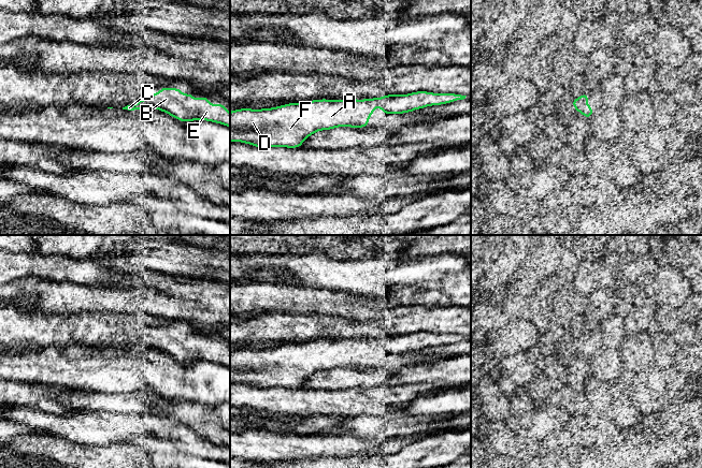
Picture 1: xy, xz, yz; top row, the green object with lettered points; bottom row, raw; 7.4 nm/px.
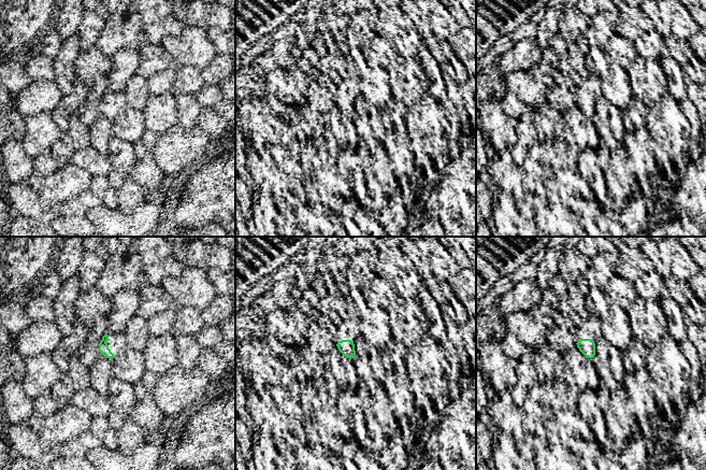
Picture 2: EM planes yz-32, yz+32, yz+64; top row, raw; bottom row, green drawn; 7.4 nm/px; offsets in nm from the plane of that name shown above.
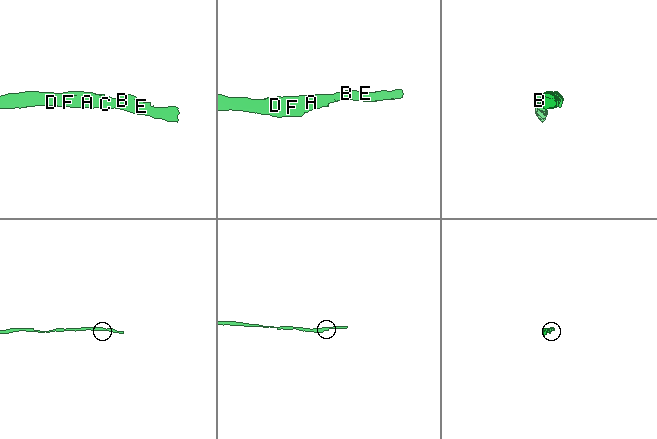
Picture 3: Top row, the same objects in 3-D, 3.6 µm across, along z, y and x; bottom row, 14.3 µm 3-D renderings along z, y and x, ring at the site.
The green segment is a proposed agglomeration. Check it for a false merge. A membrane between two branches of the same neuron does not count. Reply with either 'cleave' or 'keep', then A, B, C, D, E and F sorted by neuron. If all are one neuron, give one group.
keep | A B C D E F

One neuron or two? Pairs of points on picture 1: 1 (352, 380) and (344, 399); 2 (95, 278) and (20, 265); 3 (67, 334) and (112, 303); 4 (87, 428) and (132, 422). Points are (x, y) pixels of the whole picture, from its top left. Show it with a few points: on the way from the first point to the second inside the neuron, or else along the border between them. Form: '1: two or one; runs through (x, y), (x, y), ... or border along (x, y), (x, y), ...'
1: two; border along (373, 386), (339, 388), (324, 391)
2: one; runs through (76, 271), (39, 266)
3: two; border along (123, 313), (83, 312), (72, 316)
4: one; runs through (98, 428), (122, 428)

